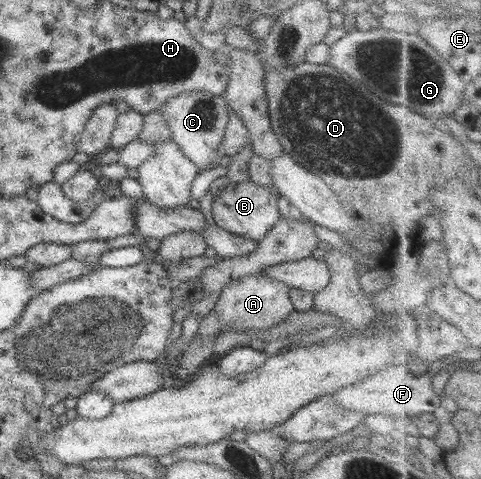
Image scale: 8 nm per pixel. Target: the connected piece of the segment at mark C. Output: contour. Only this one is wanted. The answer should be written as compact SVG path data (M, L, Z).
M191 91L171 97L160 111L168 125L170 139L199 170L214 165L213 162L222 157L218 149L230 116L227 101L223 96L212 96L210 92L204 91Z

